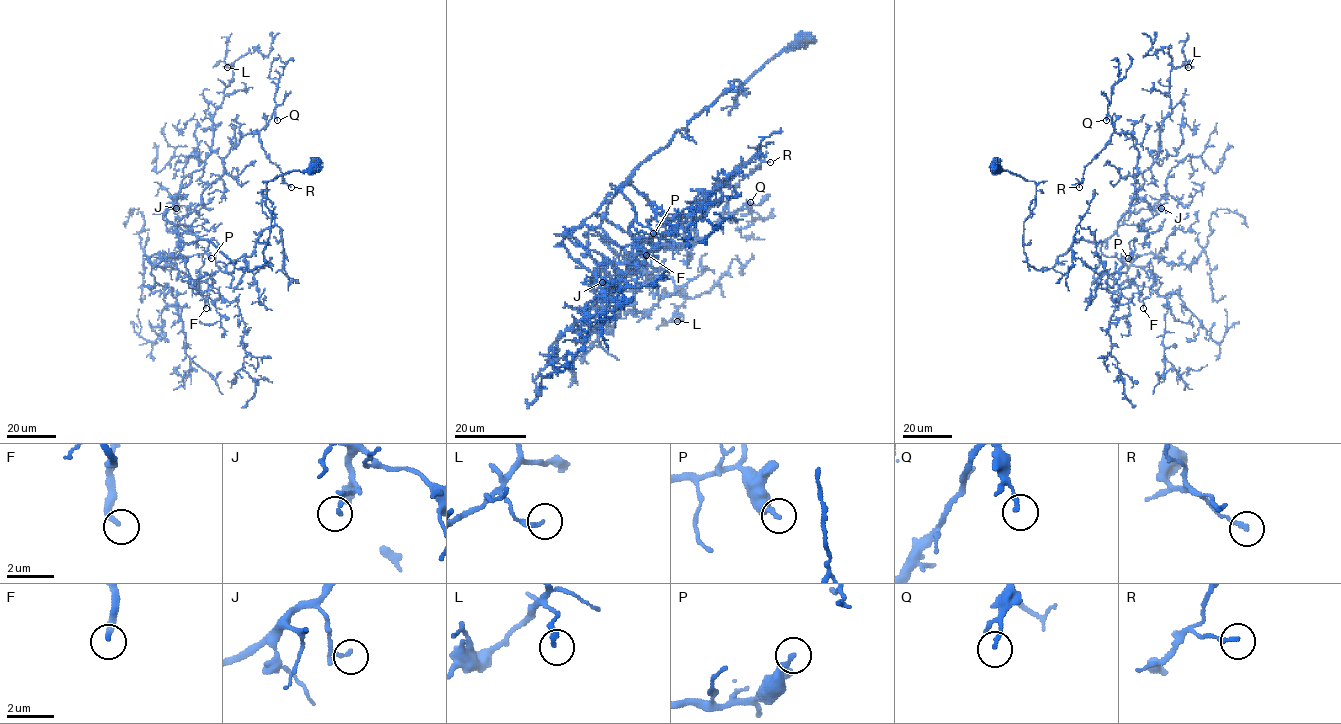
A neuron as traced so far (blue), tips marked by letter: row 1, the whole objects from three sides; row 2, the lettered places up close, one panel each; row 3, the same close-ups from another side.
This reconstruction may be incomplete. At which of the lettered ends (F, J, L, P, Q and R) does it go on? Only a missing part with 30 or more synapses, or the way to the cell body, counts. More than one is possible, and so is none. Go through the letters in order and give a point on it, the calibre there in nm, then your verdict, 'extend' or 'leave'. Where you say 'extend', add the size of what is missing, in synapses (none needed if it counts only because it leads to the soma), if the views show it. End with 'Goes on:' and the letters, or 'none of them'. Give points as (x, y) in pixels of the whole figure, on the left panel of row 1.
F: (206, 308) | 260 nm | extend | 90 syn
J: (176, 208) | 180 nm | leave
L: (227, 67) | 240 nm | leave
P: (211, 258) | 240 nm | leave
Q: (277, 120) | 170 nm | leave
R: (291, 187) | 180 nm | leave
Goes on: F

